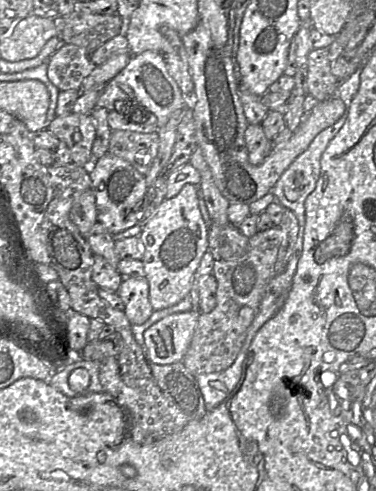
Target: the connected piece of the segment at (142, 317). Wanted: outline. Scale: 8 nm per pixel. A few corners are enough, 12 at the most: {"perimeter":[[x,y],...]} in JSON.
{"perimeter":[[123,277],[116,293],[131,325],[154,312],[146,277]]}

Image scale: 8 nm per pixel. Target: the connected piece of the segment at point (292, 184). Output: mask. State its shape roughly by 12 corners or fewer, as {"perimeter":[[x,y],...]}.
{"perimeter":[[345,120],[321,131],[271,190],[305,225],[305,200],[321,173],[321,157]]}

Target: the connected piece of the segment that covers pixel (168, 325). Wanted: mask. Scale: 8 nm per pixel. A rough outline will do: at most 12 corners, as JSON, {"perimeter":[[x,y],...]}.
{"perimeter":[[199,310],[170,314],[143,332],[149,361],[183,360]]}

